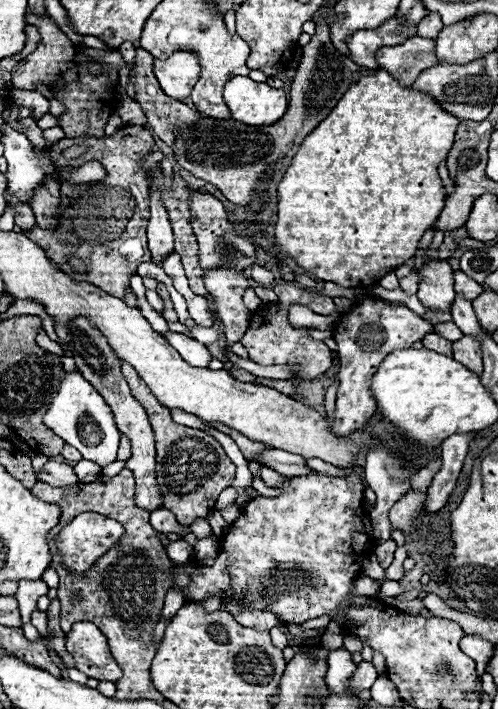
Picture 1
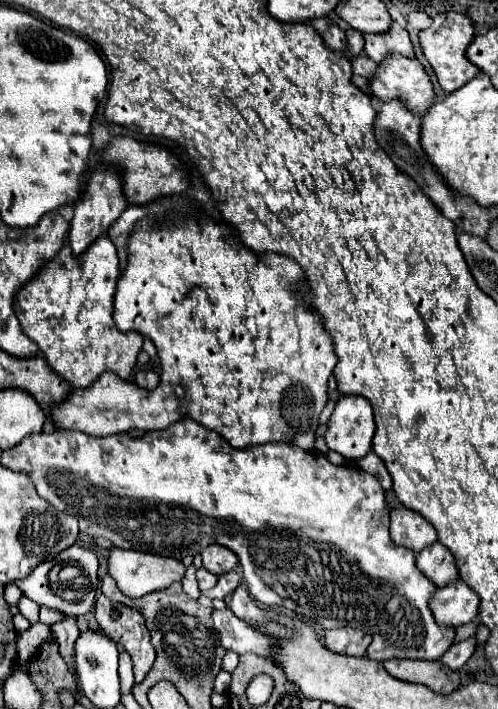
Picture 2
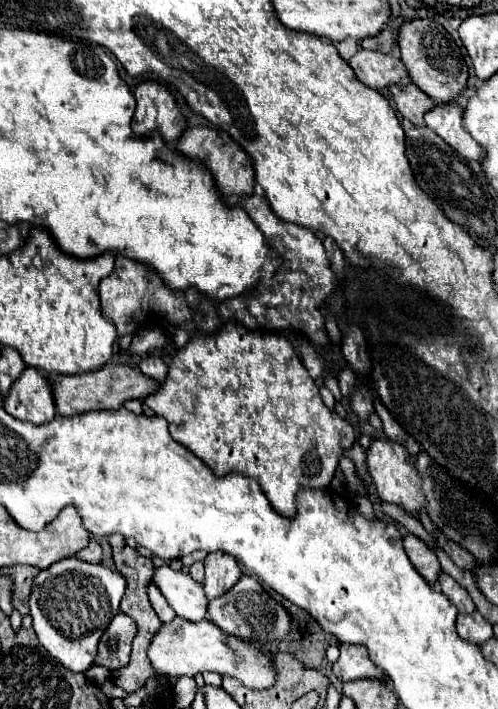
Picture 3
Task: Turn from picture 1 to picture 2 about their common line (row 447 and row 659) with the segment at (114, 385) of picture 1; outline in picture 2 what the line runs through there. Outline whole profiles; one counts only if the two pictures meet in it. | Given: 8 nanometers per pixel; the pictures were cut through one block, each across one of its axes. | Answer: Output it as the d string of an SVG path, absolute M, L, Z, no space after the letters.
M104 594L96 598L96 620L116 644L122 644L134 662L136 682L142 682L154 664L154 648L144 616L124 604L108 600Z

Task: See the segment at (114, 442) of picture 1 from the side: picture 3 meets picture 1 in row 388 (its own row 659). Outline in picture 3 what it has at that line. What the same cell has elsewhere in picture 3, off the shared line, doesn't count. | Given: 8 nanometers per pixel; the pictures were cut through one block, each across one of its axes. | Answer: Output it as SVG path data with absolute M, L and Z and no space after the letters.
M74 556L42 570L34 580L34 588L32 588L32 596L30 596L30 616L34 618L34 630L38 634L38 642L64 668L68 668L70 672L76 672L76 674L78 672L84 674L90 666L94 666L96 646L98 646L100 636L104 634L110 620L120 612L118 604L124 596L124 590L126 590L126 578L122 574L118 574L116 570L110 570L102 564L80 562Z

